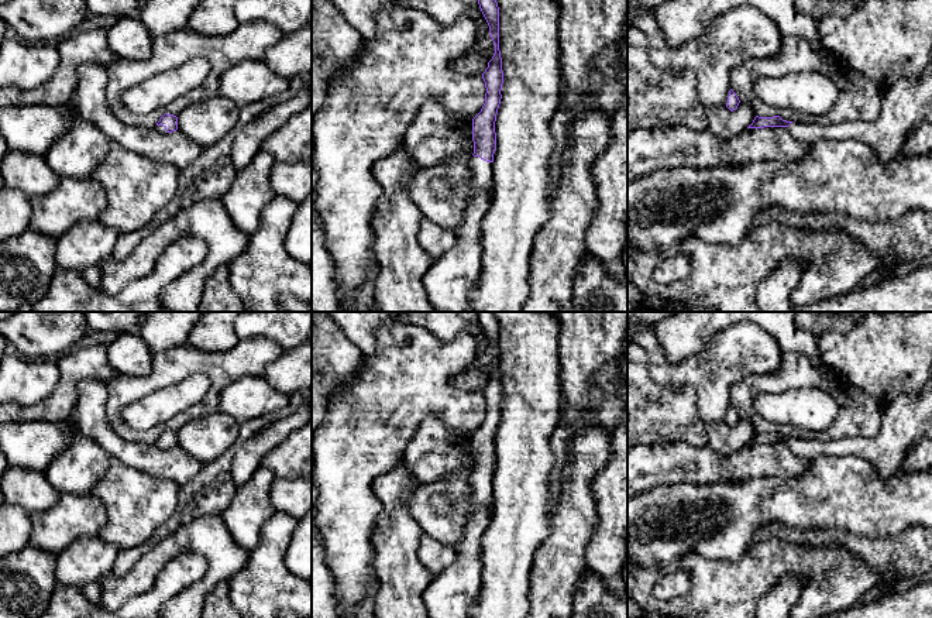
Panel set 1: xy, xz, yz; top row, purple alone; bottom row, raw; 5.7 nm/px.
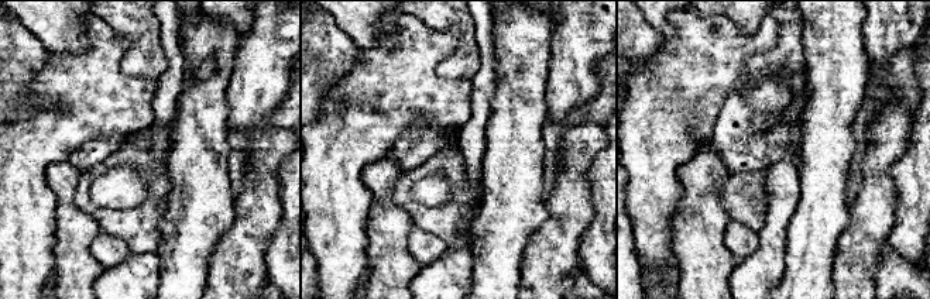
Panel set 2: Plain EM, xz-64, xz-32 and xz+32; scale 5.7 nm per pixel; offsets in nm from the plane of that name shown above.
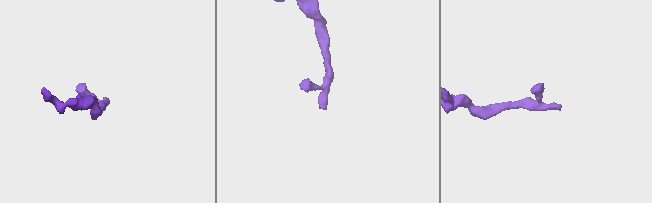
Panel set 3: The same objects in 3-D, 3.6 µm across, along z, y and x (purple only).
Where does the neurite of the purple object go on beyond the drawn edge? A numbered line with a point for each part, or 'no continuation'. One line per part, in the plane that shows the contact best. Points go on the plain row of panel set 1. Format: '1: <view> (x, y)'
1: xz (450, 594)

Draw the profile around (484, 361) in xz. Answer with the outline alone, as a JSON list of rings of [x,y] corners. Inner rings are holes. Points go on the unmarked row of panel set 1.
[[[485,333],[482,341],[477,344],[475,357],[470,363],[470,367],[485,372],[488,377],[491,377],[495,370],[495,360],[491,354],[489,341]]]

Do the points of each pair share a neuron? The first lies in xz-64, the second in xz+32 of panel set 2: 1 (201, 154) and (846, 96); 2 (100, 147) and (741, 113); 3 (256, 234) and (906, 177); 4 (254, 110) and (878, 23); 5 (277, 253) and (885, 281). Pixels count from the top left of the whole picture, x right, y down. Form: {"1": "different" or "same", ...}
{"1": "same", "2": "same", "3": "different", "4": "same", "5": "different"}

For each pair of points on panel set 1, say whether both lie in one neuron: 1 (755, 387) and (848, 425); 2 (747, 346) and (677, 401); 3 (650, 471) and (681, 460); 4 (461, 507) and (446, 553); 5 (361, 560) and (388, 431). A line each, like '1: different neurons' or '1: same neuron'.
1: same neuron
2: different neurons
3: same neuron
4: different neurons
5: same neuron

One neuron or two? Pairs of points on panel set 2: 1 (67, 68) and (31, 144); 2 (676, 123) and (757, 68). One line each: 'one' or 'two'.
1: one
2: two

